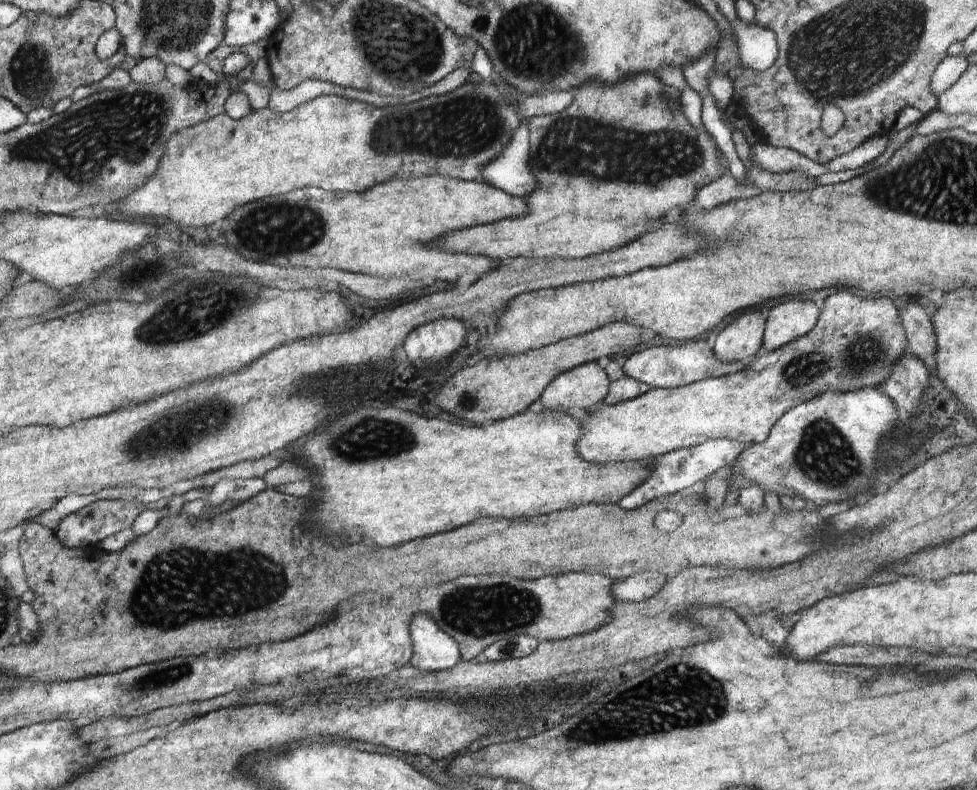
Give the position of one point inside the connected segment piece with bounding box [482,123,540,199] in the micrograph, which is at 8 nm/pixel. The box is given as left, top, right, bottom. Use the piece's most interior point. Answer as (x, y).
(510, 172)

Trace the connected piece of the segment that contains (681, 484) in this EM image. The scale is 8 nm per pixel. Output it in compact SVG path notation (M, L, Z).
M710 439L698 446L689 449L680 449L671 453L656 456L656 458L648 459L652 462L652 476L648 476L644 480L644 484L640 484L636 490L632 490L628 496L621 498L617 505L622 510L631 511L640 508L644 503L652 502L663 496L672 496L679 493L682 488L688 488L700 480L706 480L711 474L714 474L719 468L724 466L732 466L734 460L743 452L745 446L740 442L730 439Z

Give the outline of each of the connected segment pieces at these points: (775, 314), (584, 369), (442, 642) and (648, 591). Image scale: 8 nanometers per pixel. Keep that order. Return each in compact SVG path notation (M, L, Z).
M803 296L784 300L766 313L763 350L772 352L802 338L816 326L821 312L815 297Z
M597 362L577 366L556 376L540 400L544 409L565 411L577 406L589 410L590 406L603 402L608 394L610 380Z
M428 613L416 614L409 630L414 654L410 665L421 671L438 672L454 668L461 661L458 643L440 630Z
M642 571L630 578L614 581L612 596L616 601L642 602L656 596L666 584L666 579L660 573Z

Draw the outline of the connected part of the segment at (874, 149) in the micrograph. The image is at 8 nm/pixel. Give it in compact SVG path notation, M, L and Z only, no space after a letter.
M872 136L870 140L866 140L852 152L837 156L834 160L826 163L826 170L828 170L828 173L834 173L863 167L864 165L869 166L877 158L880 158L881 154L886 152L888 141L888 136Z

